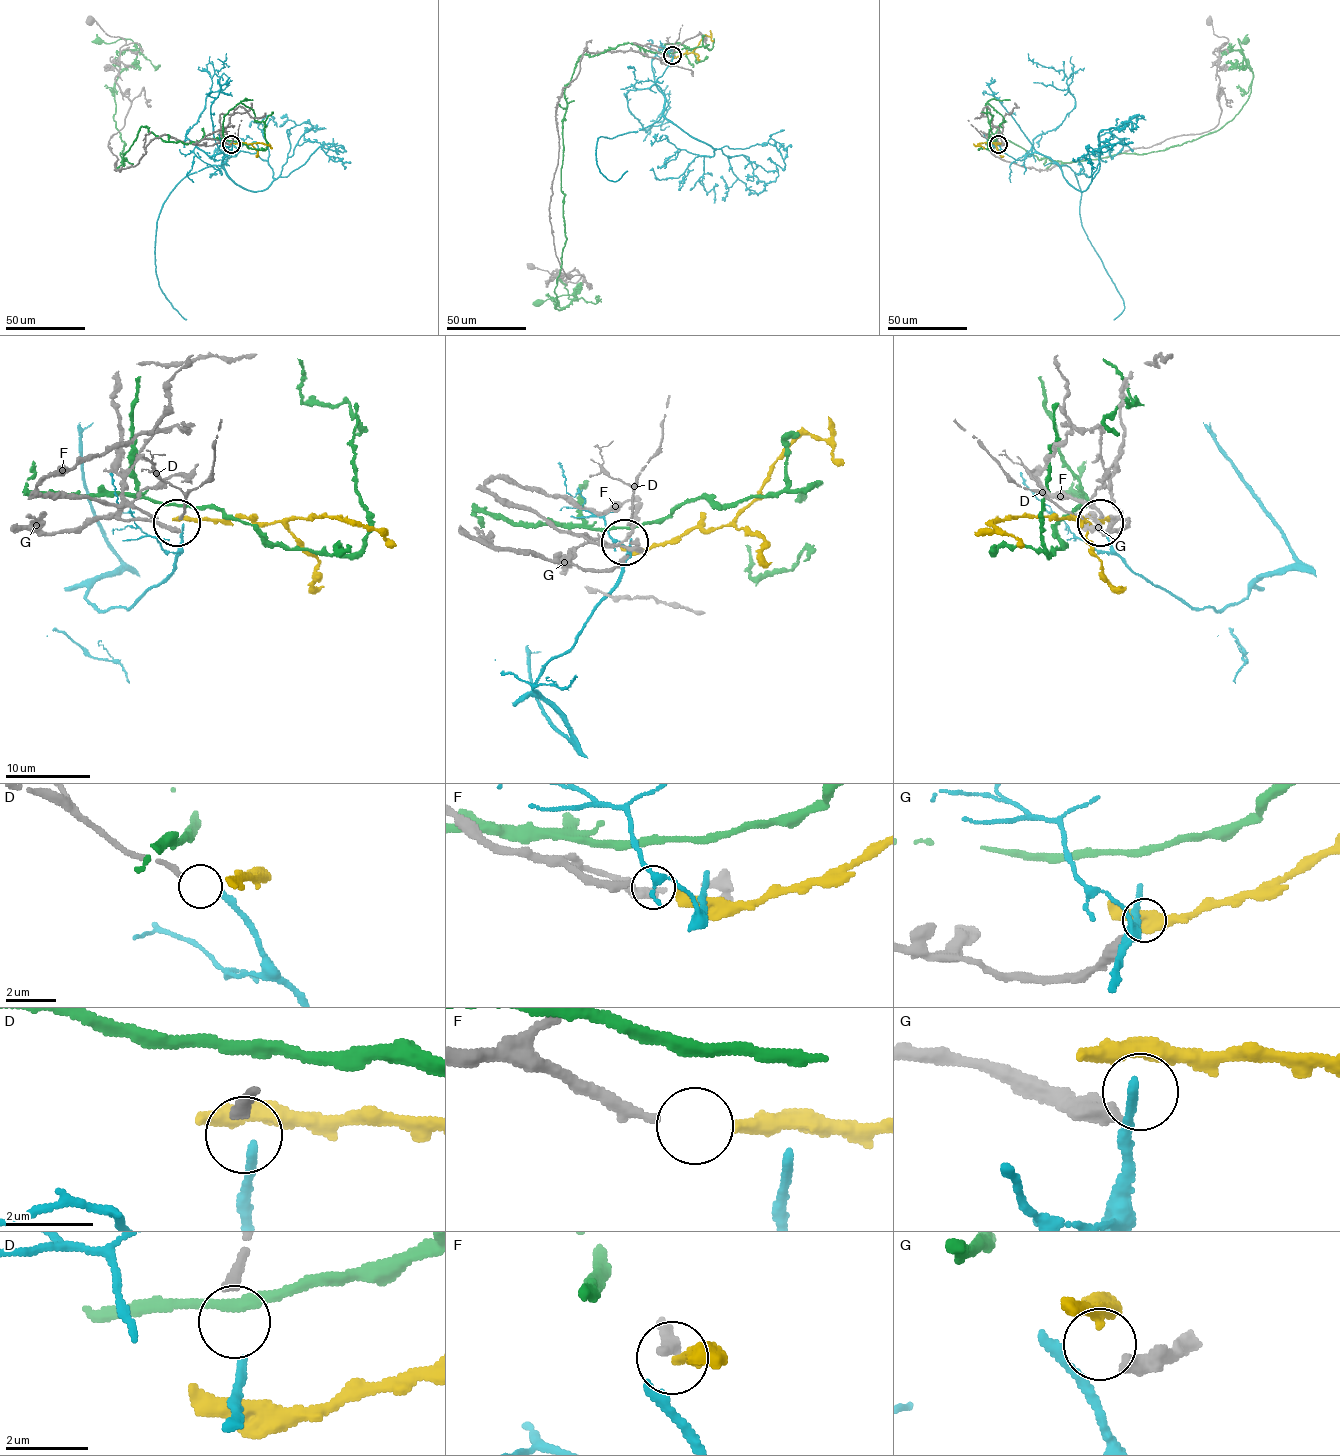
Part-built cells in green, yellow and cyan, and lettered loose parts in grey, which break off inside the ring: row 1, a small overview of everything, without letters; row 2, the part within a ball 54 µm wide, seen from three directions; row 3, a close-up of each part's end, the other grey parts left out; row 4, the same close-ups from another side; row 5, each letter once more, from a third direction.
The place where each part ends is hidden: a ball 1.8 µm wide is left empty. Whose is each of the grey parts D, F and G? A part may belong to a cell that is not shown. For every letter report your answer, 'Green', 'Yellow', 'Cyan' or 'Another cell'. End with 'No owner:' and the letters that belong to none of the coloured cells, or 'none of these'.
D: Cyan
F: Yellow
G: Another cell
No owner: G

